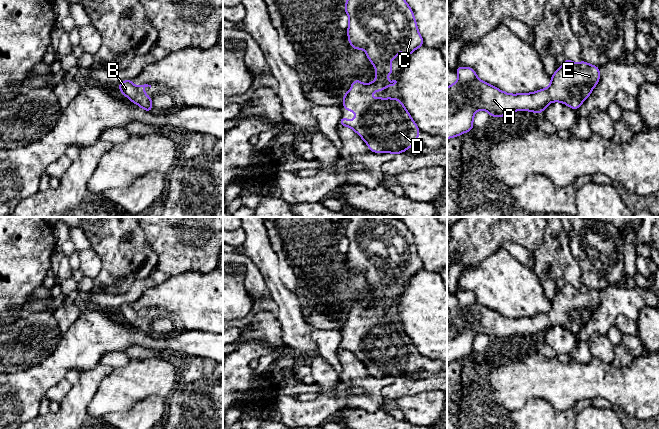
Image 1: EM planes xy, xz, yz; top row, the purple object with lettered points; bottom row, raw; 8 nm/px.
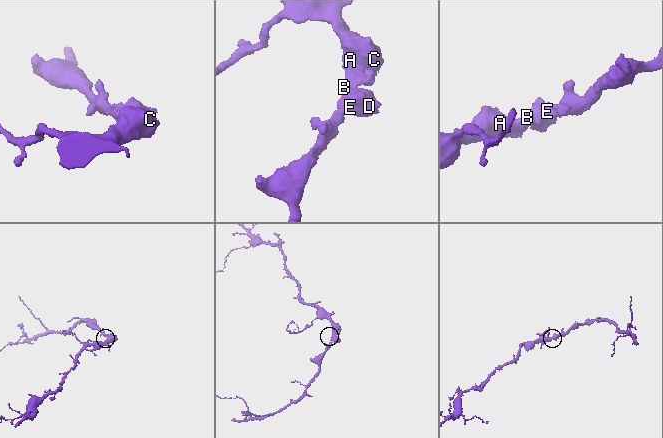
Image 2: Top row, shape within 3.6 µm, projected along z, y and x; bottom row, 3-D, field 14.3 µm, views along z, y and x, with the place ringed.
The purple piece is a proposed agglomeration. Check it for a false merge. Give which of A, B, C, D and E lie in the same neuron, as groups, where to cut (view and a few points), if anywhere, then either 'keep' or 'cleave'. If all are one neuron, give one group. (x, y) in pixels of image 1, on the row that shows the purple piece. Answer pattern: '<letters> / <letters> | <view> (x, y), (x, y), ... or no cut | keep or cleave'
A B C D E | no cut | keep

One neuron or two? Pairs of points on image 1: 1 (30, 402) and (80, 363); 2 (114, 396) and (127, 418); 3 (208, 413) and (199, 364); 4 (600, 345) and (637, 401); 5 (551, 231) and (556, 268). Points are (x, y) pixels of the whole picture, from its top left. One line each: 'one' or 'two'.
1: one
2: two
3: one
4: two
5: one

